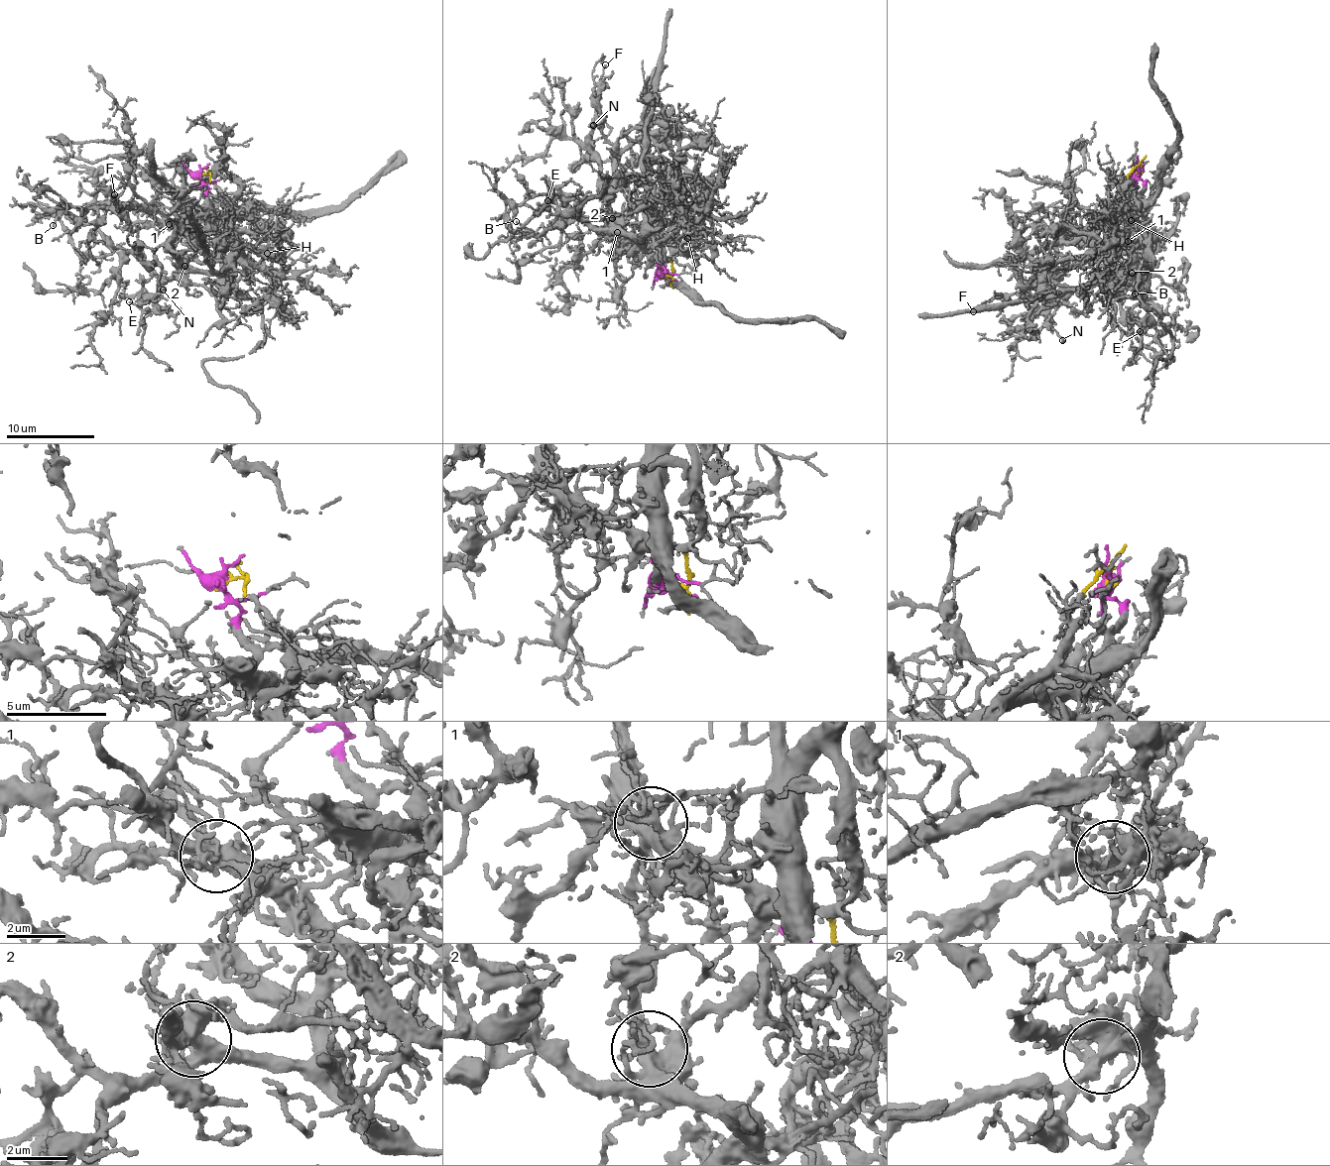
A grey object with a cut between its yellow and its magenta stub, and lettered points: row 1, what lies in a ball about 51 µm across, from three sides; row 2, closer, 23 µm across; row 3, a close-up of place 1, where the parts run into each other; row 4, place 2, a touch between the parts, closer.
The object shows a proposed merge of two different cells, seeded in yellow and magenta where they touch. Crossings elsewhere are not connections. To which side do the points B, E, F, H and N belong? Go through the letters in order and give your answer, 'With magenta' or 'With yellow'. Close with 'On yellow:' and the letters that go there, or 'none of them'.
B: With magenta
E: With magenta
F: With magenta
H: With yellow
N: With magenta
On yellow: H

